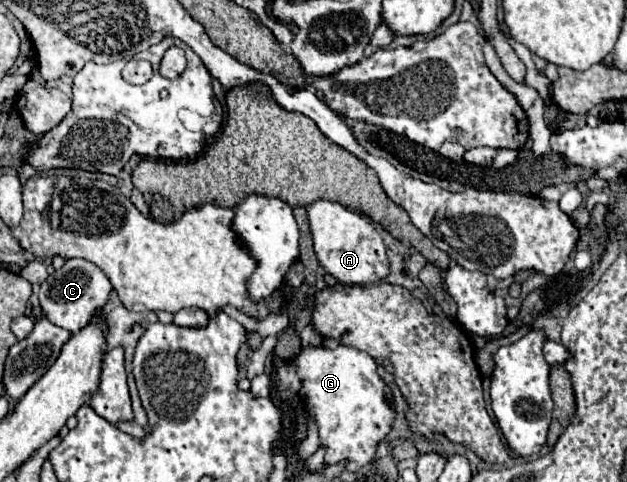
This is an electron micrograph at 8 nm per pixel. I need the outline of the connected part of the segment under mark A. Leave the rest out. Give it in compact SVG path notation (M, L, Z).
M322 199L308 207L308 219L310 219L314 253L318 257L318 263L336 281L346 285L348 283L368 285L368 283L380 283L390 273L382 237L364 215L352 209L346 209L340 203Z

